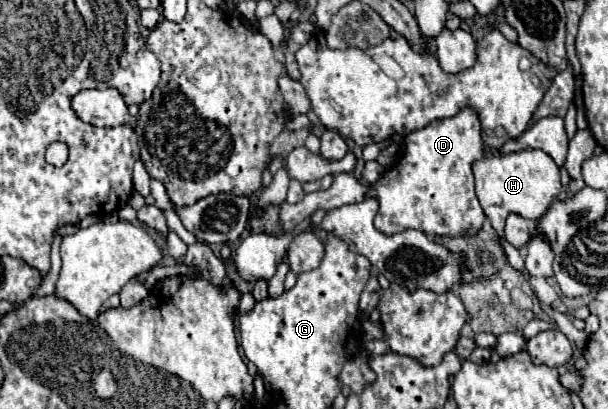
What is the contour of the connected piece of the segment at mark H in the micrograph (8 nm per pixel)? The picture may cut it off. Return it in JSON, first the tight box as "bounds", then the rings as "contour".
{"bounds":[472,149,560,273],"contour":[[[540,149],[532,151],[518,151],[518,153],[508,153],[508,155],[494,155],[494,157],[482,157],[472,165],[474,177],[476,177],[476,197],[490,221],[490,225],[496,229],[496,233],[501,237],[502,247],[509,263],[519,271],[527,273],[524,261],[518,249],[505,241],[503,231],[506,217],[510,213],[516,213],[524,219],[538,221],[550,201],[558,195],[560,191],[560,173],[556,163]]]}

